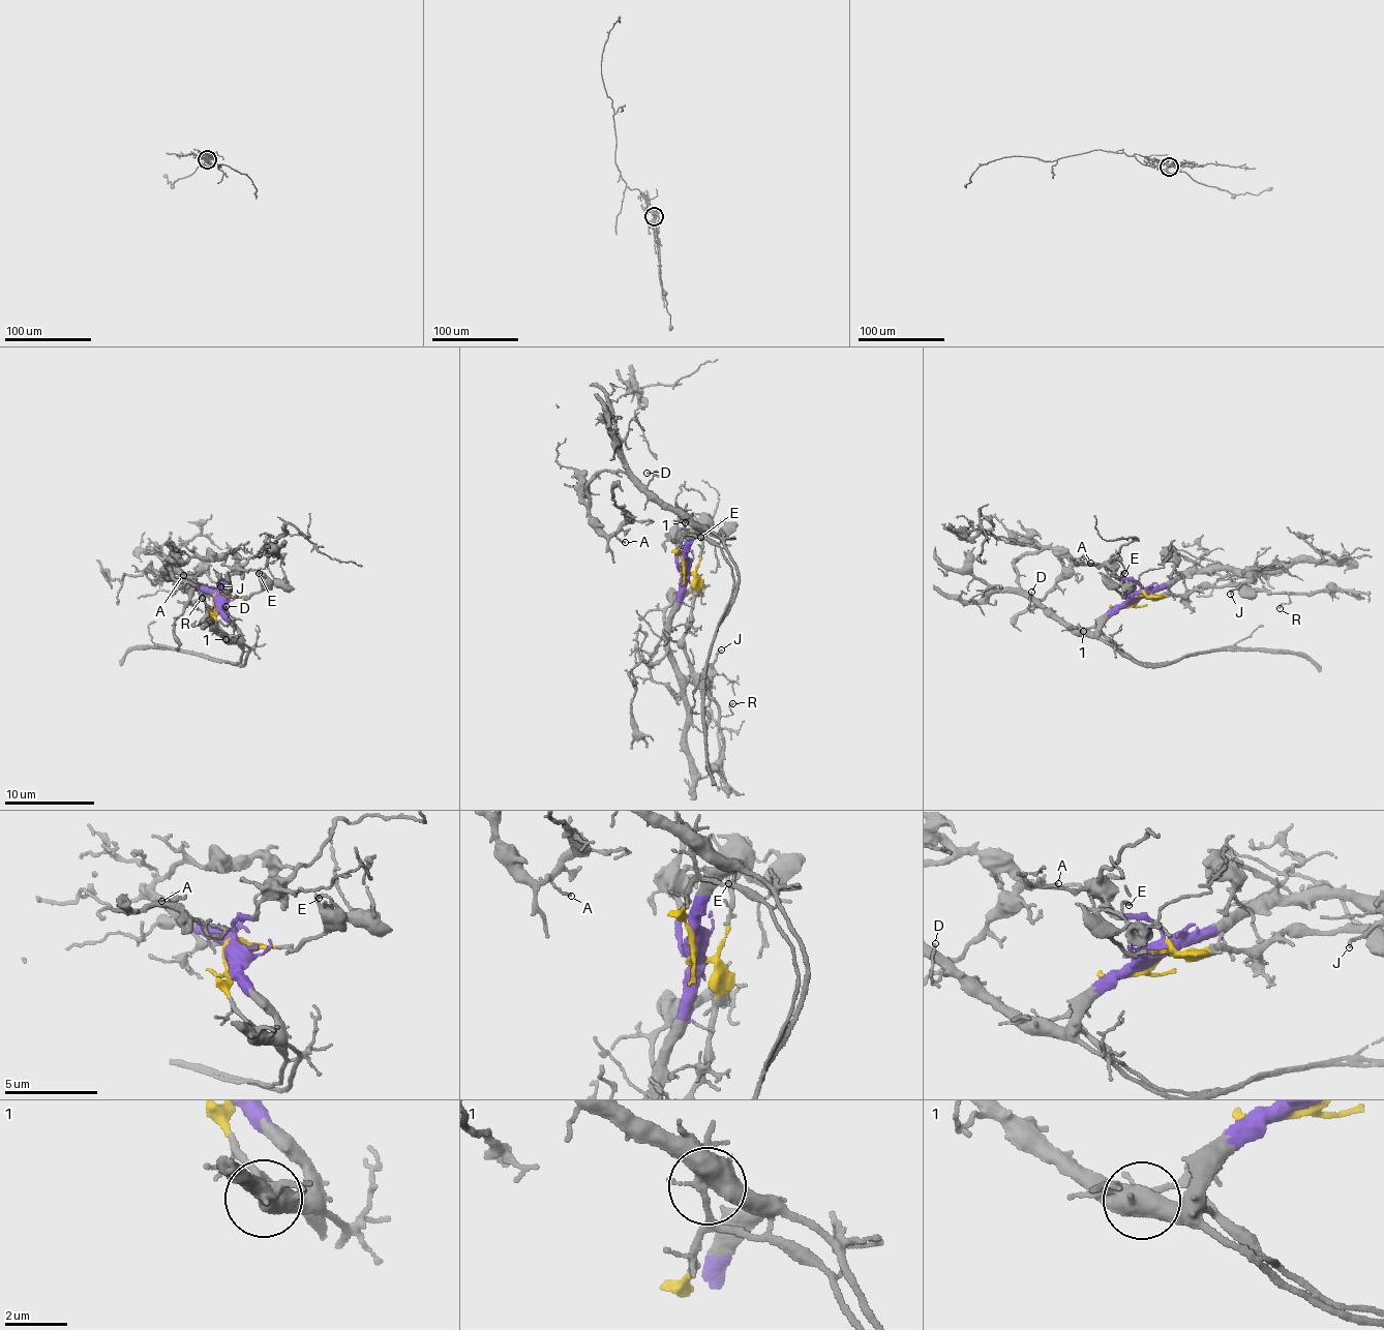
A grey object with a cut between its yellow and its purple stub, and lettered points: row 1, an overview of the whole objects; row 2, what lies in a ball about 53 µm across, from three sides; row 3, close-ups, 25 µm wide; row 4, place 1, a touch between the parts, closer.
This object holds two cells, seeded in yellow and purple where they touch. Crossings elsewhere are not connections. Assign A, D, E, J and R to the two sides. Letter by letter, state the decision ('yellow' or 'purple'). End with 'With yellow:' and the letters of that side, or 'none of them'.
A: purple
D: purple
E: yellow
J: purple
R: yellow
With yellow: E, R

